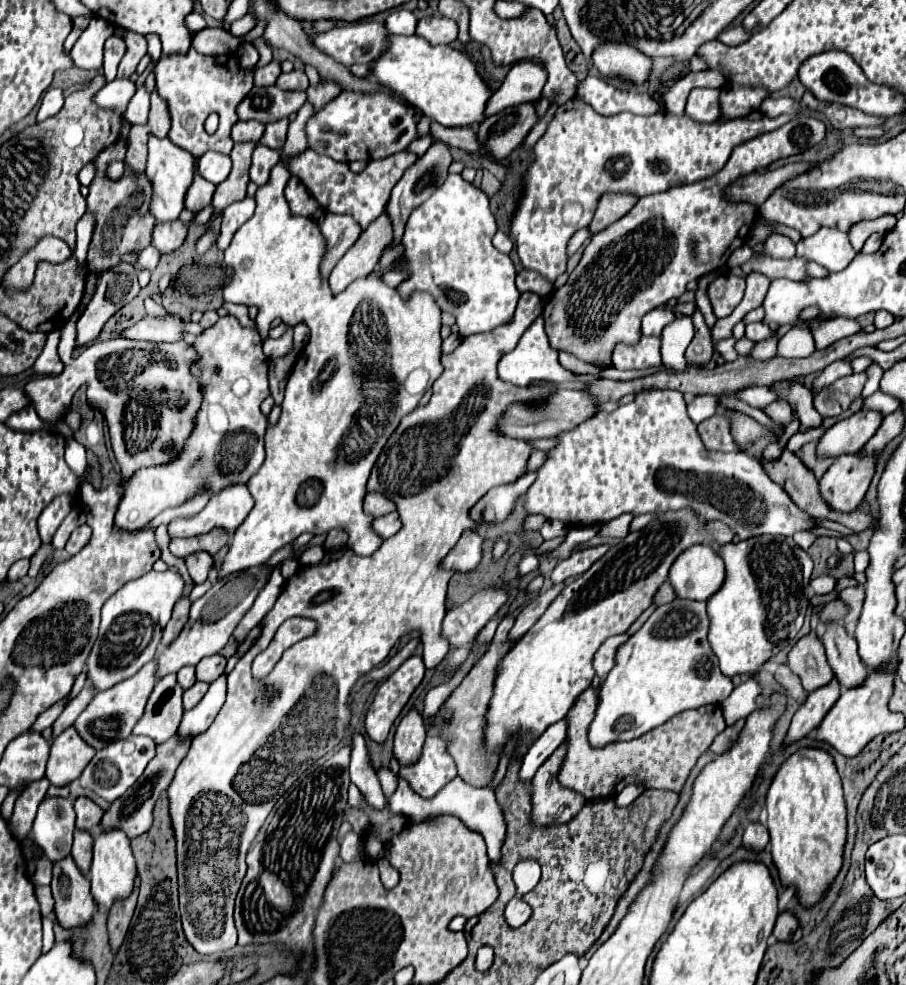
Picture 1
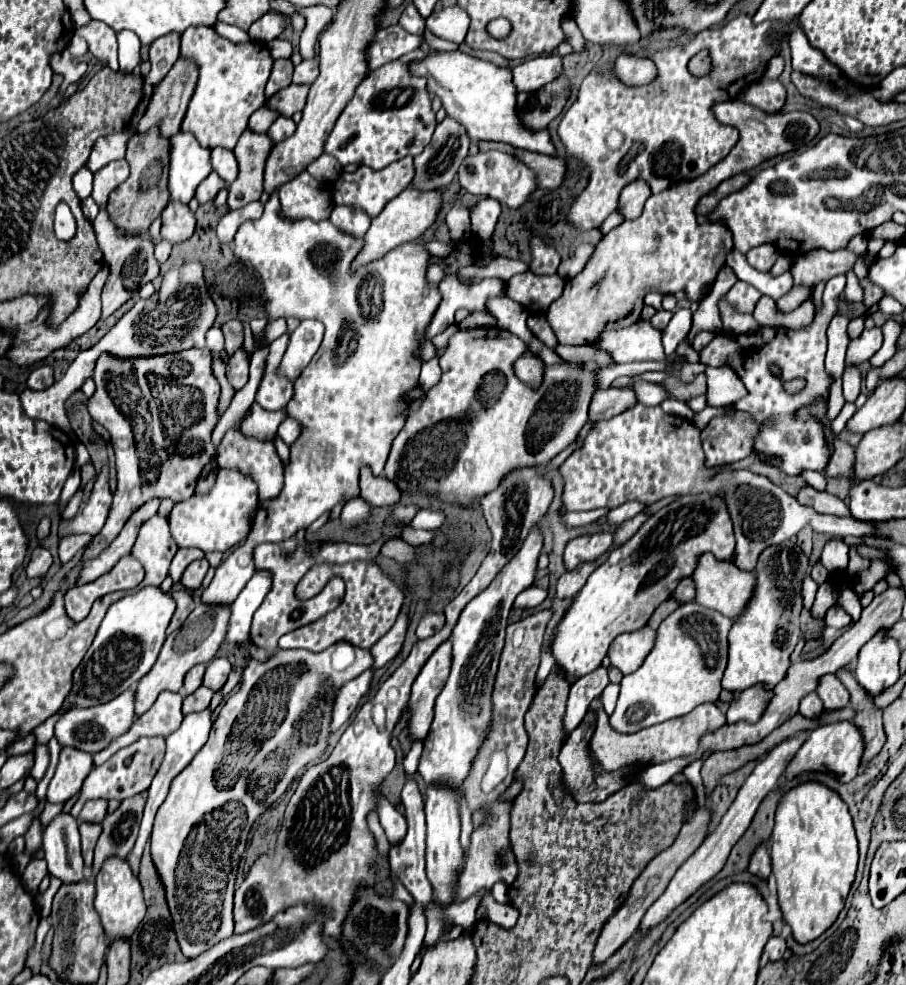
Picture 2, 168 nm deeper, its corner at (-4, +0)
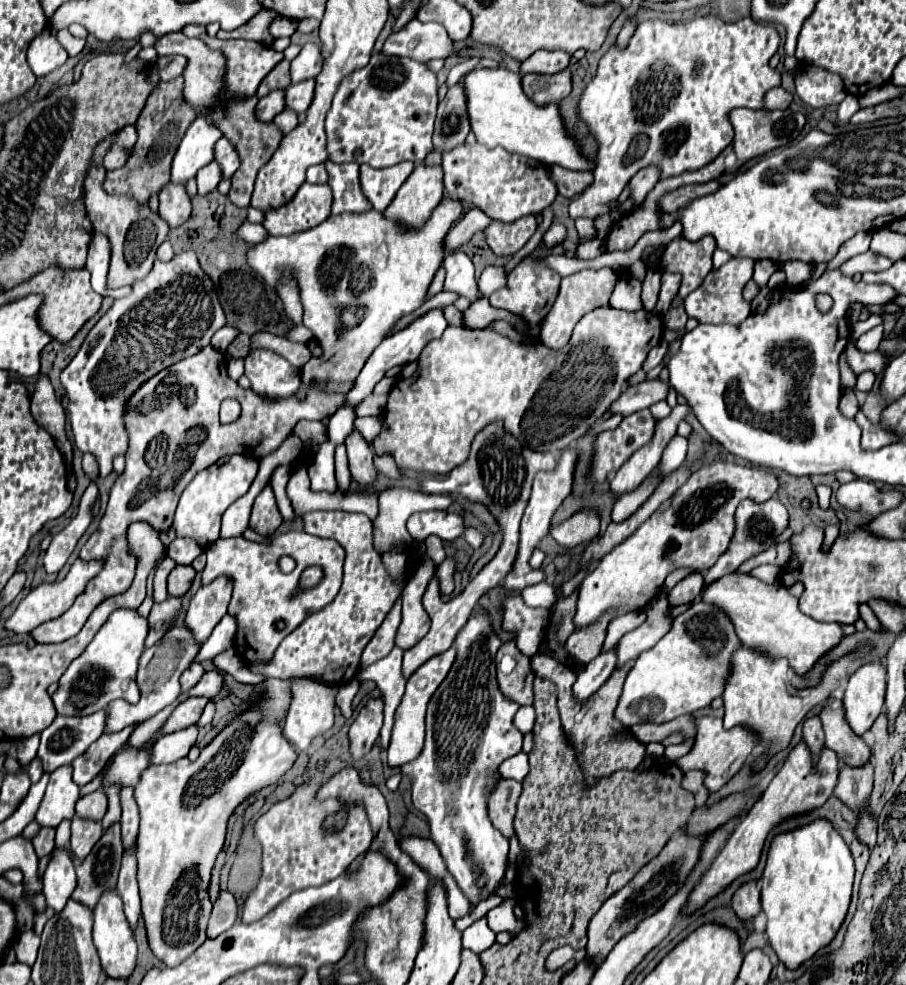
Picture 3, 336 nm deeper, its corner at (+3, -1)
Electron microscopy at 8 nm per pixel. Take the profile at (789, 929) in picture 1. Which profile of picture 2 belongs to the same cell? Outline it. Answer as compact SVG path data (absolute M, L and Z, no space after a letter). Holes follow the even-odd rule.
M773 936L773 938L767 942L767 946L765 946L765 952L769 954L769 962L781 960L783 954L785 954L785 950L787 950L785 940L781 940L781 938L777 938L777 936Z

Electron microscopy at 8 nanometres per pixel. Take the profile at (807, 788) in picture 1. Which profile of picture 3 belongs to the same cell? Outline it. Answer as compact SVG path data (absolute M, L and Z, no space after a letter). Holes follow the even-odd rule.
M814 819L808 825L774 835L758 883L762 891L762 909L768 917L768 943L788 969L796 969L832 941L846 917L852 881L852 853L830 821Z

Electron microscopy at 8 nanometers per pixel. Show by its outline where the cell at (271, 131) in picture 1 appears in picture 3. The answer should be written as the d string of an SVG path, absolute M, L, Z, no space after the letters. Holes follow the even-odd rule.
M284 109L282 113L278 113L278 117L274 117L274 121L272 121L274 125L278 125L278 129L282 129L282 133L286 135L286 133L290 133L296 125L298 125L298 117L296 117L296 113L294 111L290 111L290 109Z

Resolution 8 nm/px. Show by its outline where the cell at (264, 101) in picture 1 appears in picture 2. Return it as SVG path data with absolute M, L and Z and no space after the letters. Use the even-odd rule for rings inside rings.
M291 84L289 88L283 88L273 98L269 98L265 102L265 106L281 112L281 116L289 116L291 118L295 112L301 112L305 108L307 94L309 94L309 86L307 84L305 86Z

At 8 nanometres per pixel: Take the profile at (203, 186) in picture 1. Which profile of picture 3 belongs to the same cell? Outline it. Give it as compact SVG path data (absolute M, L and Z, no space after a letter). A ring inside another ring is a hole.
M212 161L210 165L206 165L204 169L198 171L196 175L196 183L198 183L198 195L206 195L210 191L214 191L218 187L222 179L222 173L220 173L220 167L216 161Z

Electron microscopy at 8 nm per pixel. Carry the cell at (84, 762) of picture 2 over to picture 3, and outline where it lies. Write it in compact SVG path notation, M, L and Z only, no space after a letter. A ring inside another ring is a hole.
M70 765L58 767L54 773L50 773L50 781L36 813L36 821L42 827L58 827L62 819L72 819L74 805L80 797L78 791L80 787L74 785Z

